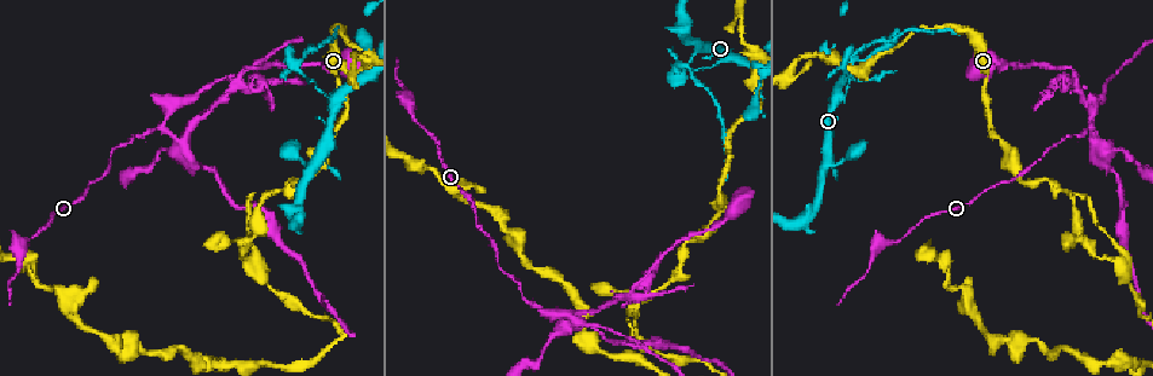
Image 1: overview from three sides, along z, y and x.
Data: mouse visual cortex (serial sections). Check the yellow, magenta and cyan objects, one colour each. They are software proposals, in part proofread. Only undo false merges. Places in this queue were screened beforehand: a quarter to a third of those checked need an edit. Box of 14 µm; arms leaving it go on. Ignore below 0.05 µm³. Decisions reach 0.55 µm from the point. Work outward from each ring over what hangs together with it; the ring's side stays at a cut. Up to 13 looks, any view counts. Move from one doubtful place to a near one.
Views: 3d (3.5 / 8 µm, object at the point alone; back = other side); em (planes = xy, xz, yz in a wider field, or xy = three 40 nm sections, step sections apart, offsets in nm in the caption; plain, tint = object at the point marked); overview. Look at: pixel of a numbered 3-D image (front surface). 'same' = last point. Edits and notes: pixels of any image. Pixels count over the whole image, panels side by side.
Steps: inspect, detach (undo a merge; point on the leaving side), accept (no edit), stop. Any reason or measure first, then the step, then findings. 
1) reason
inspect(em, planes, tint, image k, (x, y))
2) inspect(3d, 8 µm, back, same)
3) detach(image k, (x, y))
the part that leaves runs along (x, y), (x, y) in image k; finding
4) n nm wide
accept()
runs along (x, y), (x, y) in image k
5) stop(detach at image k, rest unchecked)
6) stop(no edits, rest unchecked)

inspect(3d, 8 µm, image 1, (825, 158))

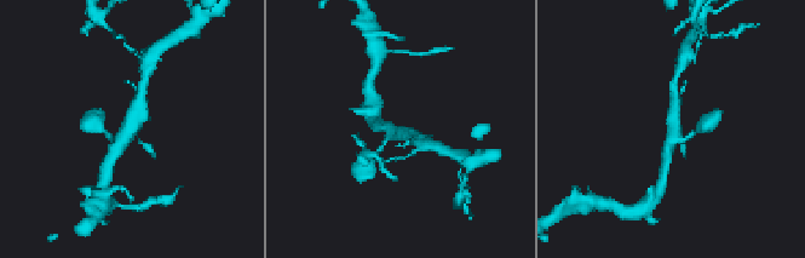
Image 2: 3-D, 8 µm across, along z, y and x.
inspect(3d, 3.5 µm, back, image 2, (674, 131))

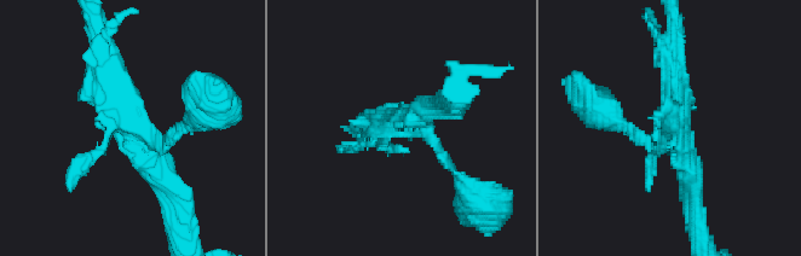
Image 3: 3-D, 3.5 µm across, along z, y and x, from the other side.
now the EM
inspect(em, xy, step 2, tint, image 3, (675, 125))

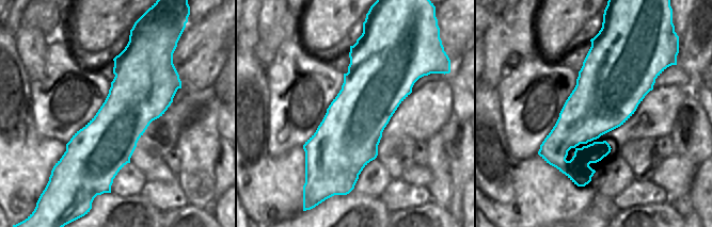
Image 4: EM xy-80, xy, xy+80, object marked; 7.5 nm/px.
accept()
continuous, no second cell

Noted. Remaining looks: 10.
inspect(3d, 3.5 µm, back, image 1, (296, 61))

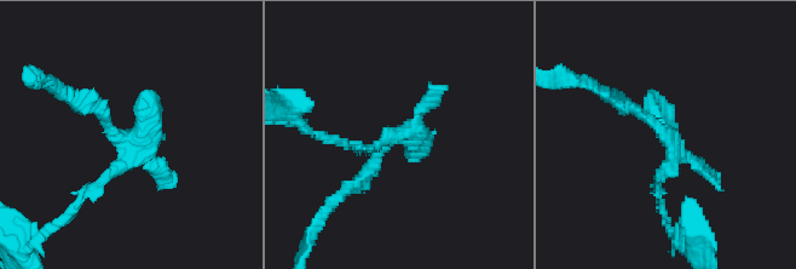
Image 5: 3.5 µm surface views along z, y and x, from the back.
inspect(em, xy, step 5, tint, image 5, (672, 141))

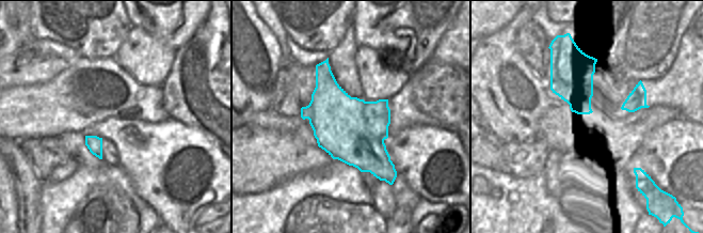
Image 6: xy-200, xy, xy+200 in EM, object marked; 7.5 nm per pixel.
detach(image 5, (105, 112))
the part that leaves runs along (125, 139), (91, 102), (57, 91) in image 5; a second cell is stuck on

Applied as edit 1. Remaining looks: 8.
abrupt turn
inspect(3d, 3.5 µm, image 1, (741, 10))

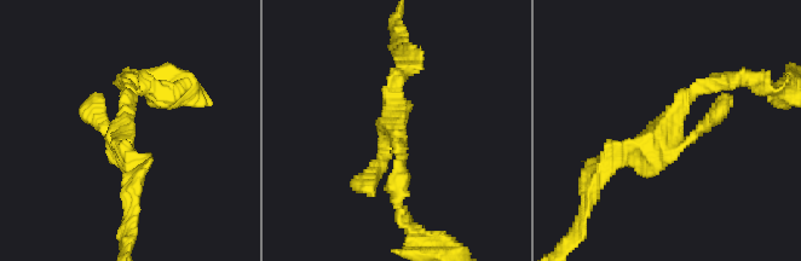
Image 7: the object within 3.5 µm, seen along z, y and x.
inspect(em, planes, plain, image 7, (673, 116))

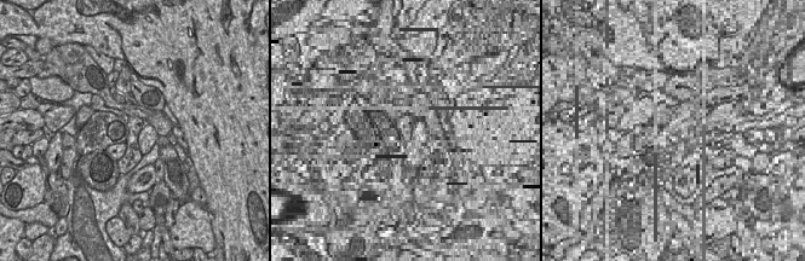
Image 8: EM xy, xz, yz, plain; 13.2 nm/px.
where the object lies
inspect(em, planes, tint, same)

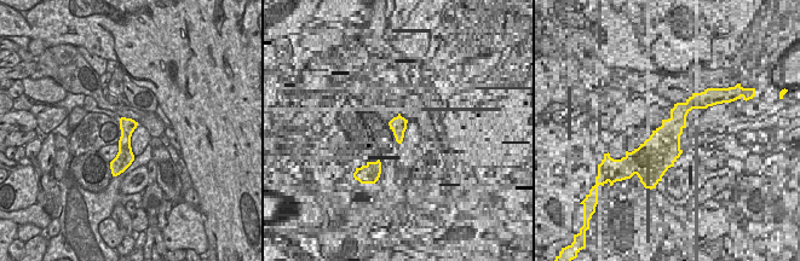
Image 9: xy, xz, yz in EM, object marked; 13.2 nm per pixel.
accept()
runs along (741, 77), (685, 99), (641, 173) in image 7; one cell here

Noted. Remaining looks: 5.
three-way junction
inspect(3d, 3.5 µm, image 1, (160, 127))

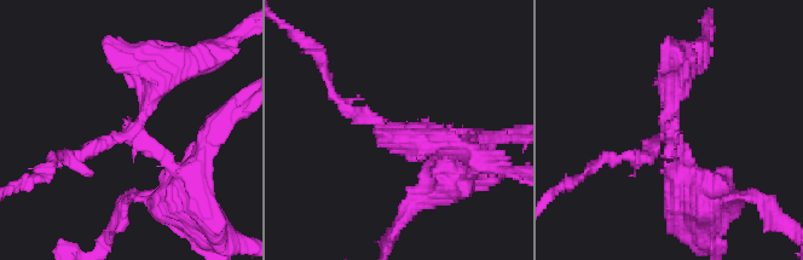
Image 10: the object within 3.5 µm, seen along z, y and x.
shape alone is not enough
inspect(em, xy, step 1, tint, image 10, (670, 131))

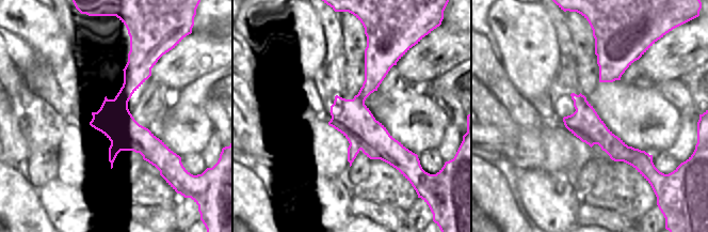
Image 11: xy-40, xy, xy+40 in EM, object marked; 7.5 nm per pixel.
280 nm wide
detach(image 10, (669, 159))
the part that leaves runs along (625, 156), (669, 133), (671, 151) in image 10; two cells meet here

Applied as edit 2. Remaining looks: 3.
inspect(overview)

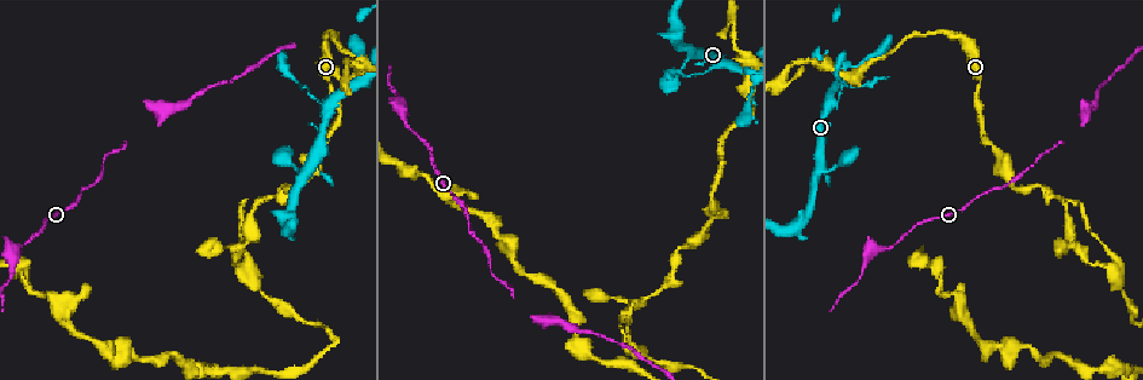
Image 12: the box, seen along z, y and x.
inspect(3d, 3.5 µm, back, image 12, (1069, 242))

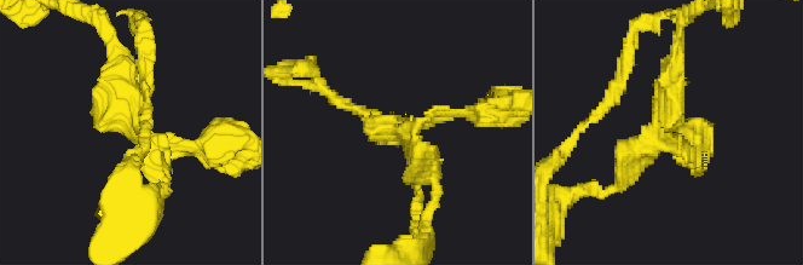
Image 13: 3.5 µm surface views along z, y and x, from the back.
3 arms; arms of 150, 250, 250 nm; now the EM
inspect(em, xy, step 1, tint, image 13, (130, 121))

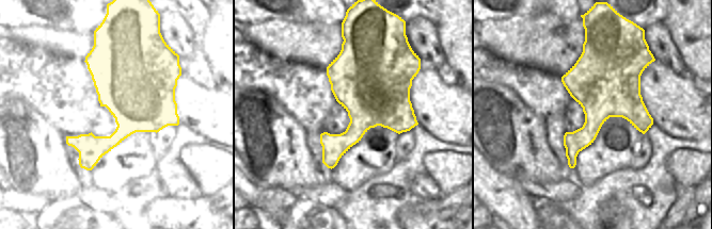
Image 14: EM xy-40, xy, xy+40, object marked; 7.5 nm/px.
accept()
runs along (676, 44), (670, 111), (620, 182) in image 13; continuous, no second cell

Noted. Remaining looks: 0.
stop(detach at image 5, detach at image 10, rest unchecked)

